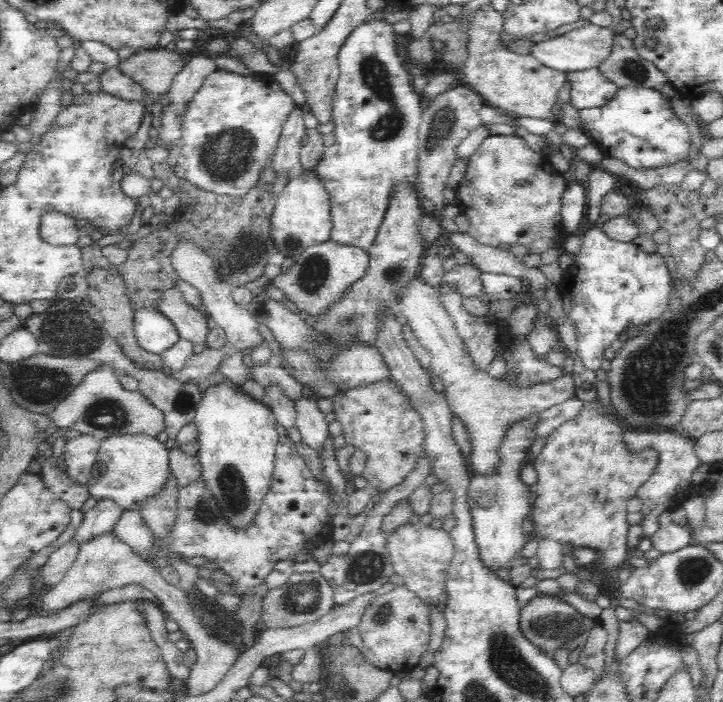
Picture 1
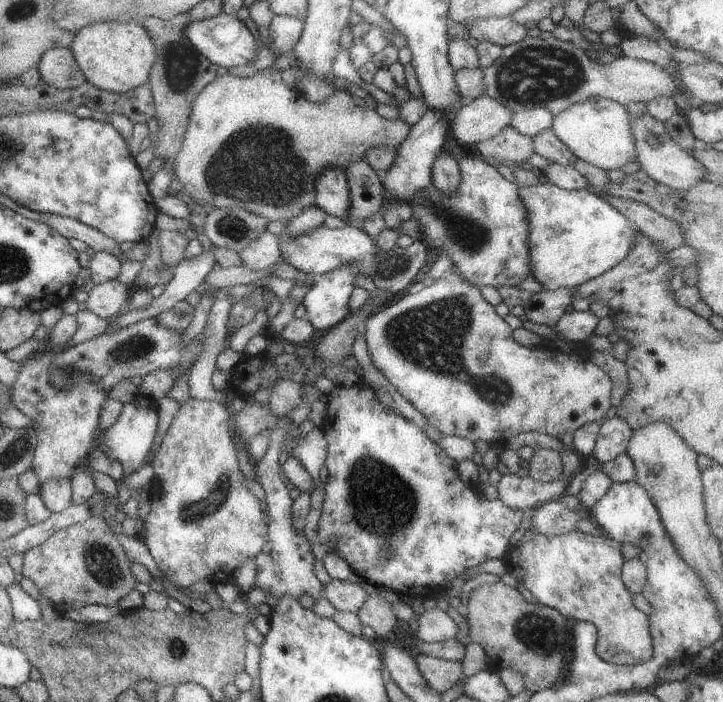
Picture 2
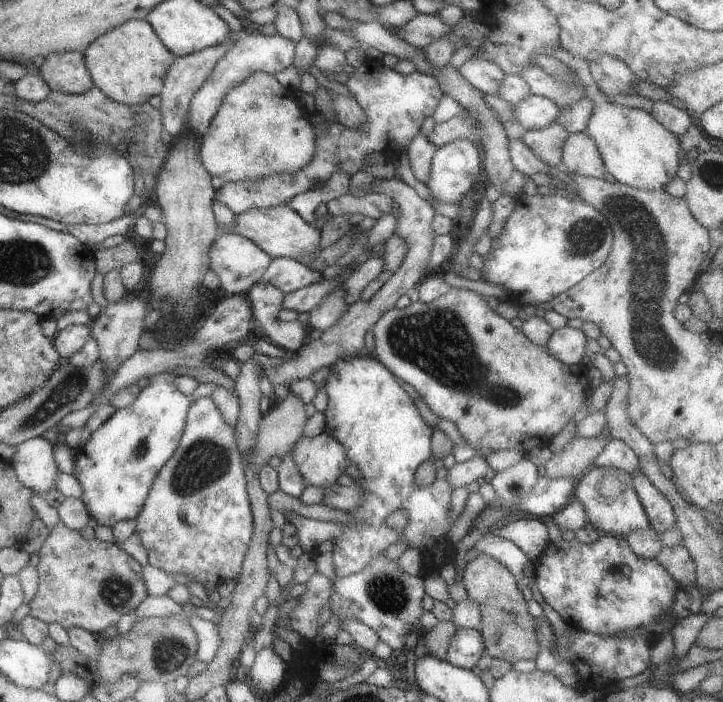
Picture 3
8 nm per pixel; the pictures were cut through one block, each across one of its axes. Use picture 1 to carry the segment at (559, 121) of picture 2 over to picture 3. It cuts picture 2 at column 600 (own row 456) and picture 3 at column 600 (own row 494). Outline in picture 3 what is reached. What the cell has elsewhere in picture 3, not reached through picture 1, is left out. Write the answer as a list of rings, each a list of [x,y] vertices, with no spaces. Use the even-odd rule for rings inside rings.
[[[582,74],[582,84],[584,82],[586,82],[586,88],[584,88],[585,97],[590,102],[593,102],[594,107],[594,113],[590,116],[584,132],[588,134],[590,140],[593,140],[597,144],[607,172],[618,183],[622,183],[623,185],[647,191],[664,189],[668,182],[677,176],[676,172],[678,172],[678,168],[680,168],[680,164],[682,163],[678,157],[681,149],[679,136],[664,128],[649,112],[643,109],[616,104],[612,101],[612,96],[608,96],[605,92],[602,92],[588,74],[586,76]]]

